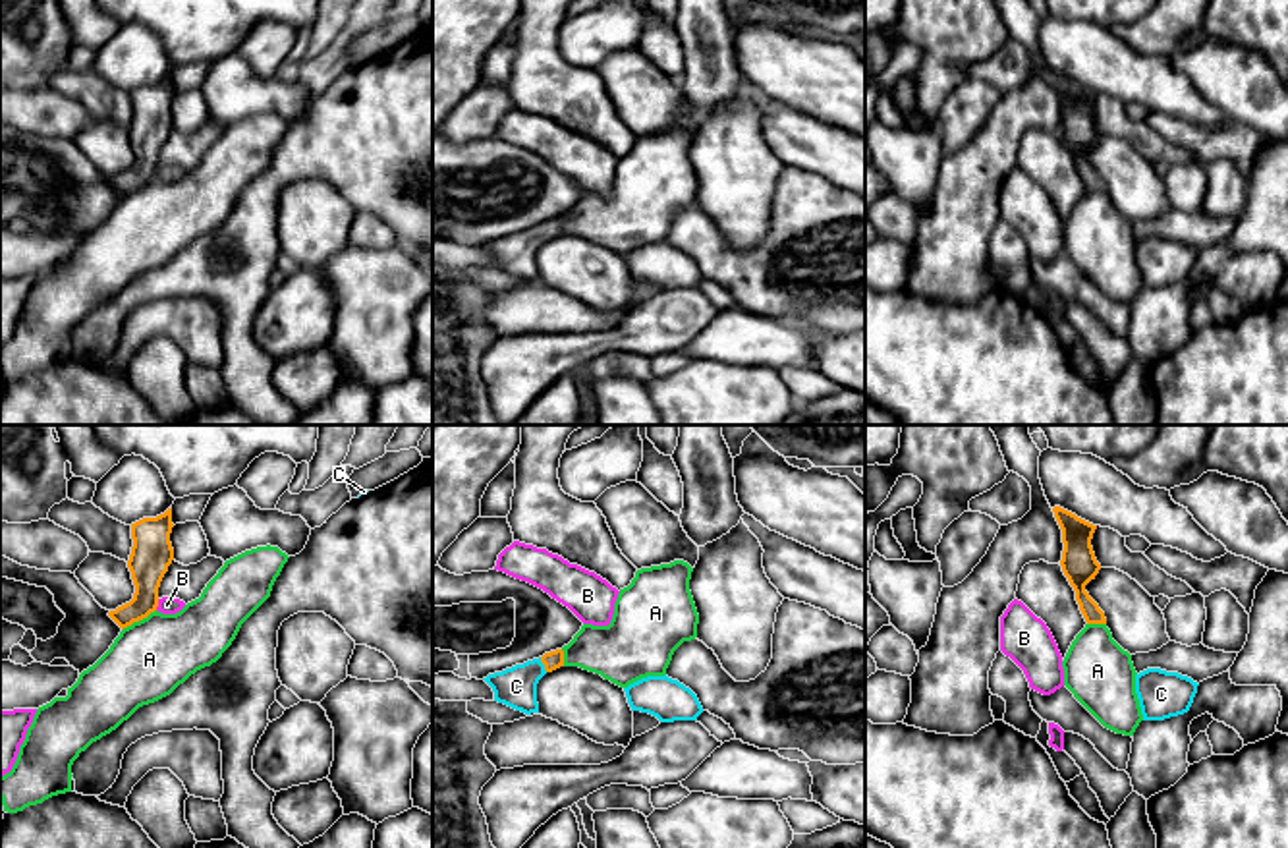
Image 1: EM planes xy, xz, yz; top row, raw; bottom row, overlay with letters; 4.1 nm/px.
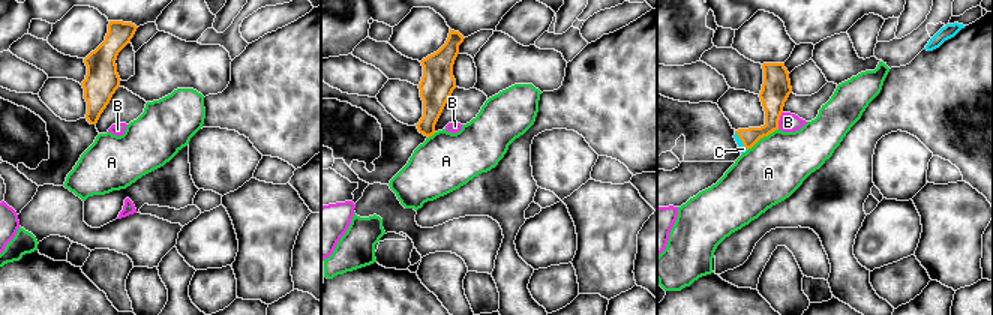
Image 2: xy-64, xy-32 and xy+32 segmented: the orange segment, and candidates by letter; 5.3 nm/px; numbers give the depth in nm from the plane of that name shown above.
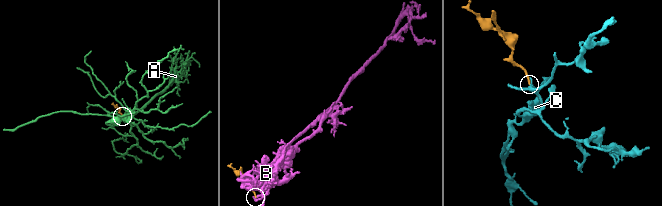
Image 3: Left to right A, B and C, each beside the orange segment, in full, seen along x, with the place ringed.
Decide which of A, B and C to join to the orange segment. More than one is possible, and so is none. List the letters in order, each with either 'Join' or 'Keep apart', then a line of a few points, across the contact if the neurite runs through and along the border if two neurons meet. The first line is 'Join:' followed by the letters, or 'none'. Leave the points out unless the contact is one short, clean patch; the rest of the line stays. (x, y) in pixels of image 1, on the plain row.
Join: C
A: Keep apart. Line: xy (155, 176), (122, 197)
B: Keep apart. Line: xy (159, 167), (155, 176)
C: Join. Line: xz (555, 226), (543, 230), (516, 254)

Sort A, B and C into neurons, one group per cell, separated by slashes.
A / B / C

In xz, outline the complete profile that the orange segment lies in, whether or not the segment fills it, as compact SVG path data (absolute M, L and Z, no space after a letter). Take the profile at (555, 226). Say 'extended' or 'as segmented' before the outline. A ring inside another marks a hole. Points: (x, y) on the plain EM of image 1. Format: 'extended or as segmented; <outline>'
extended; M556 216L539 226L516 232L502 240L483 245L494 259L494 269L504 270L525 282L539 280L537 251L556 236L564 234L564 218Z

